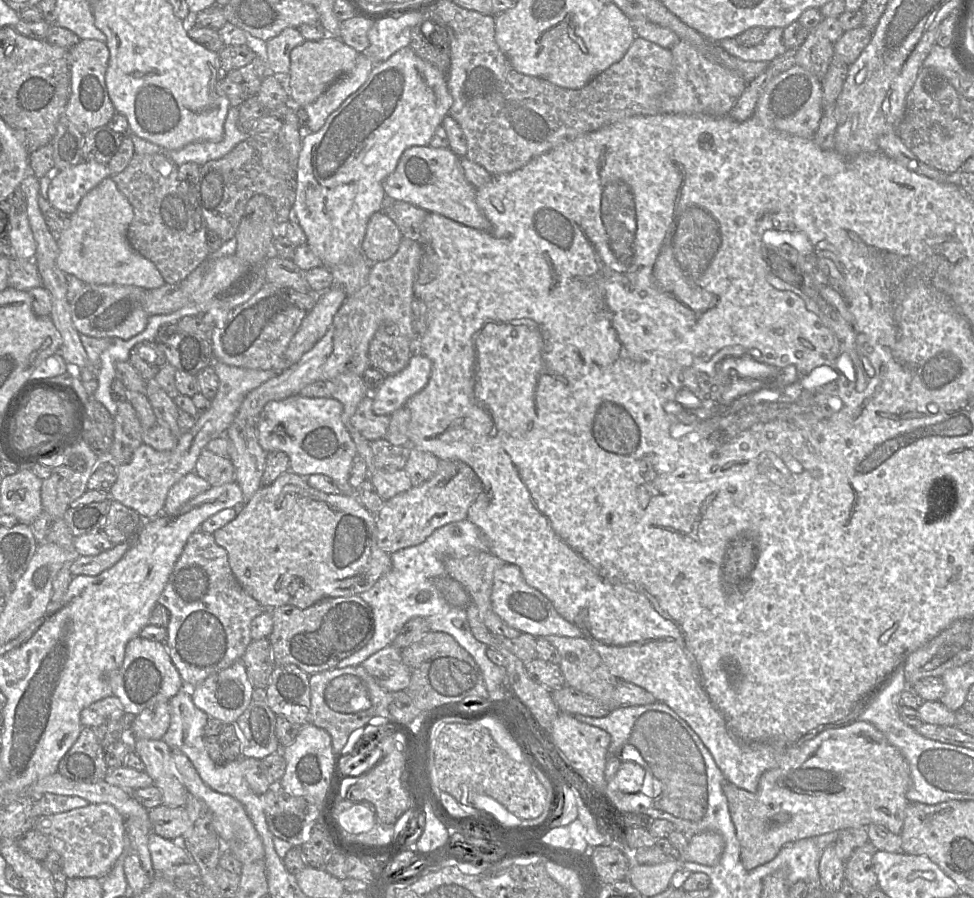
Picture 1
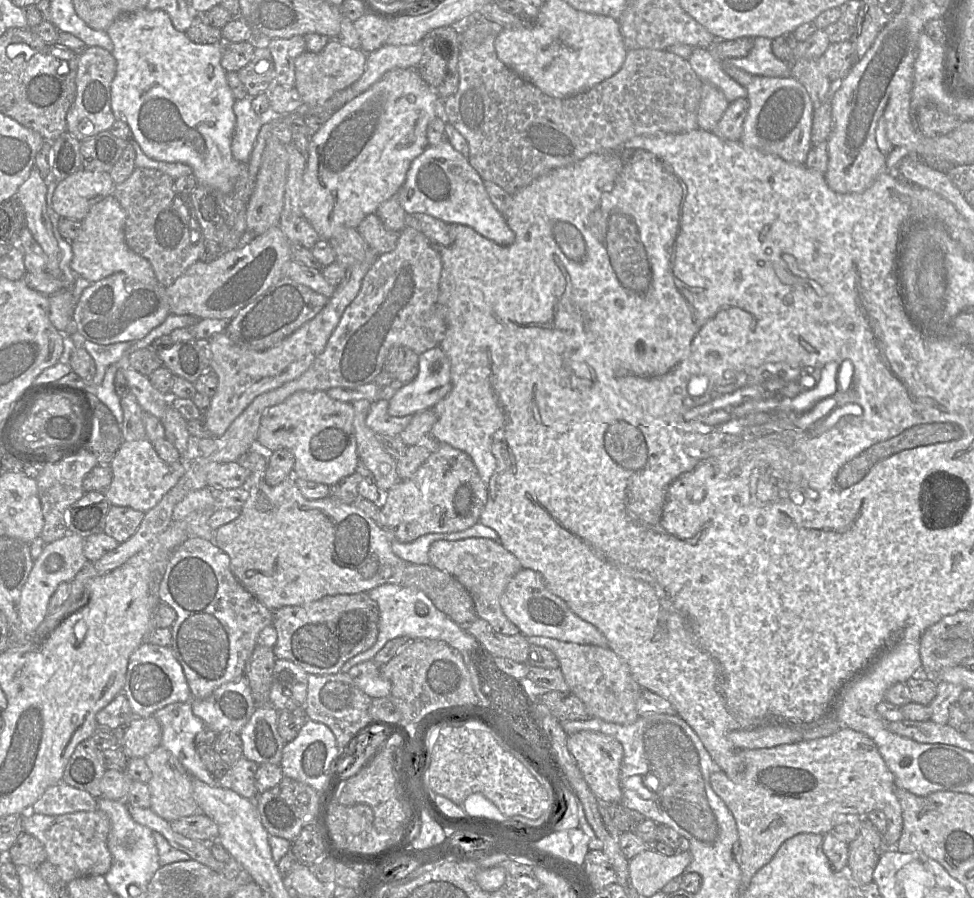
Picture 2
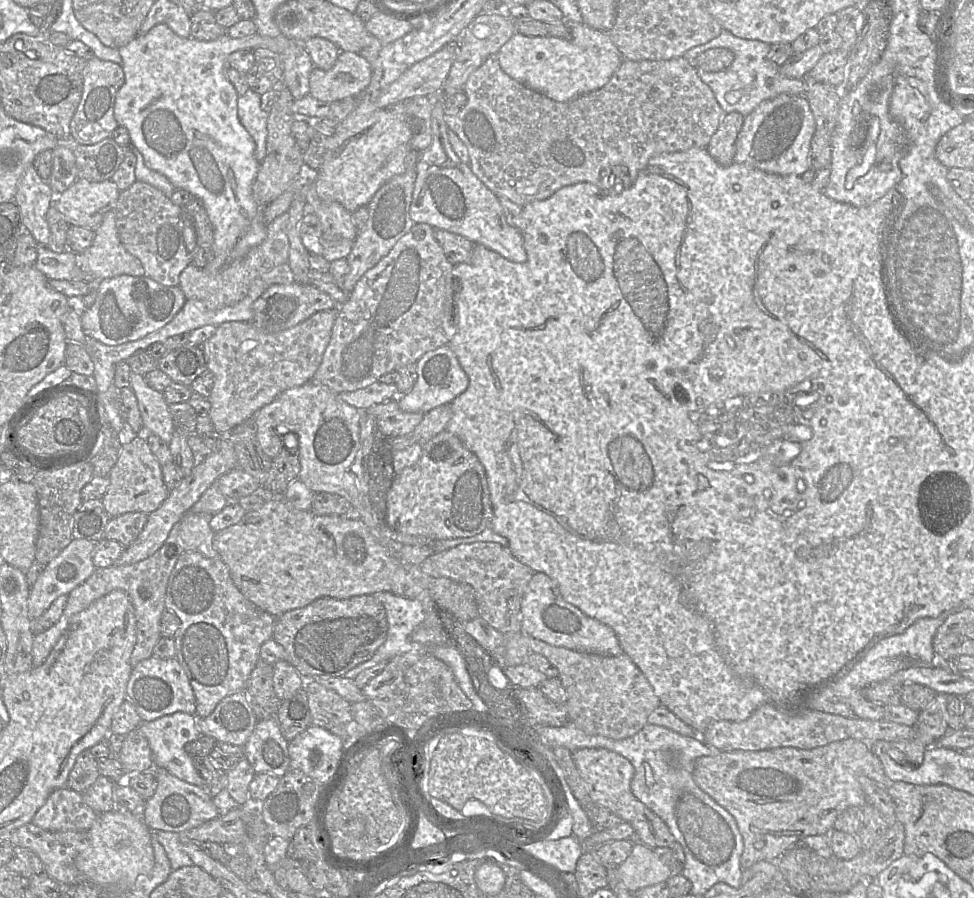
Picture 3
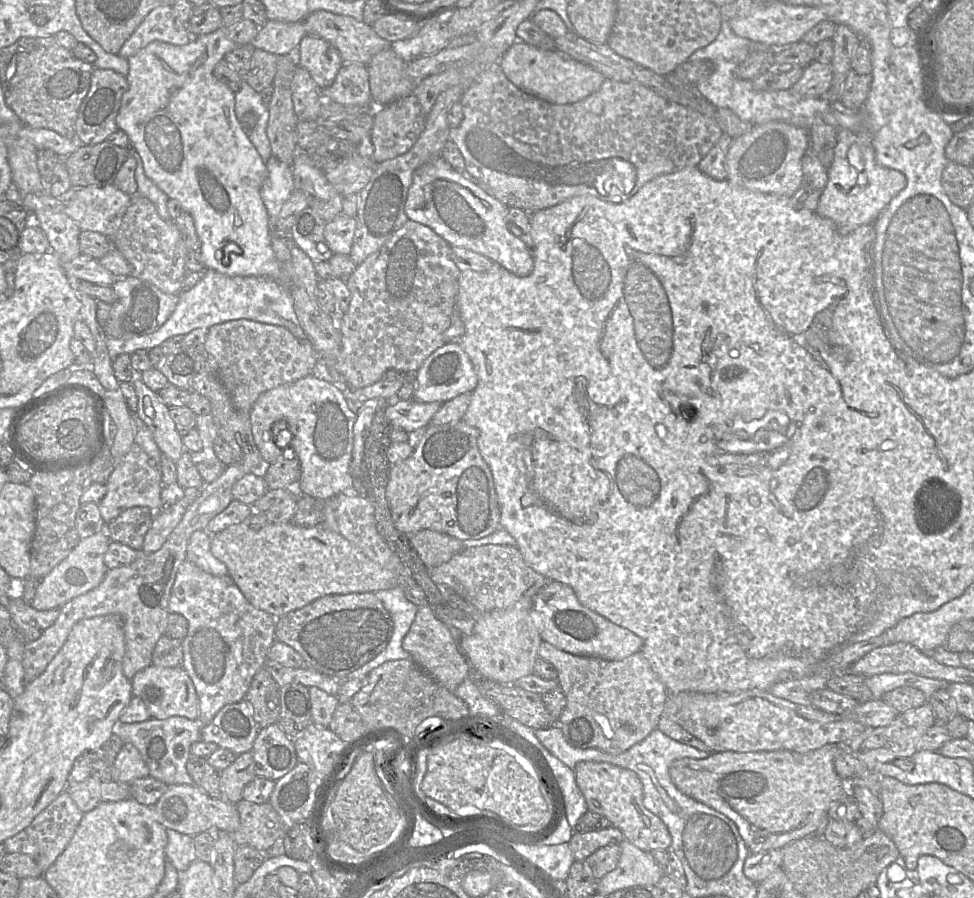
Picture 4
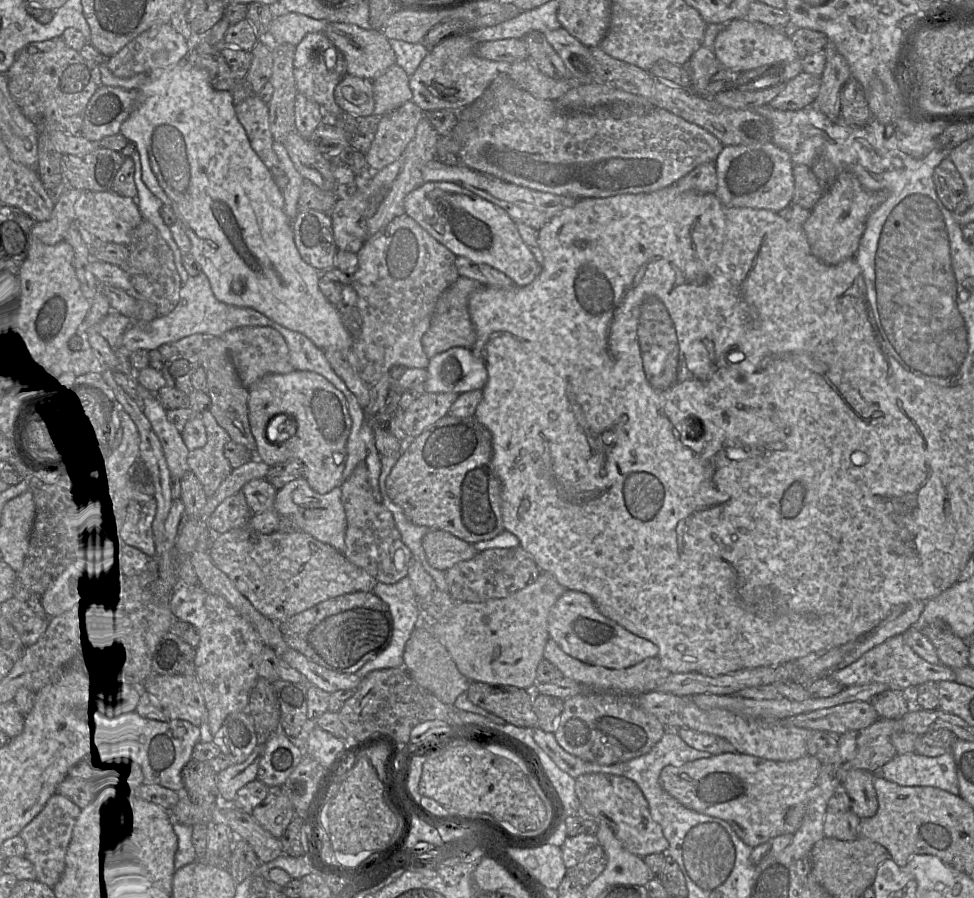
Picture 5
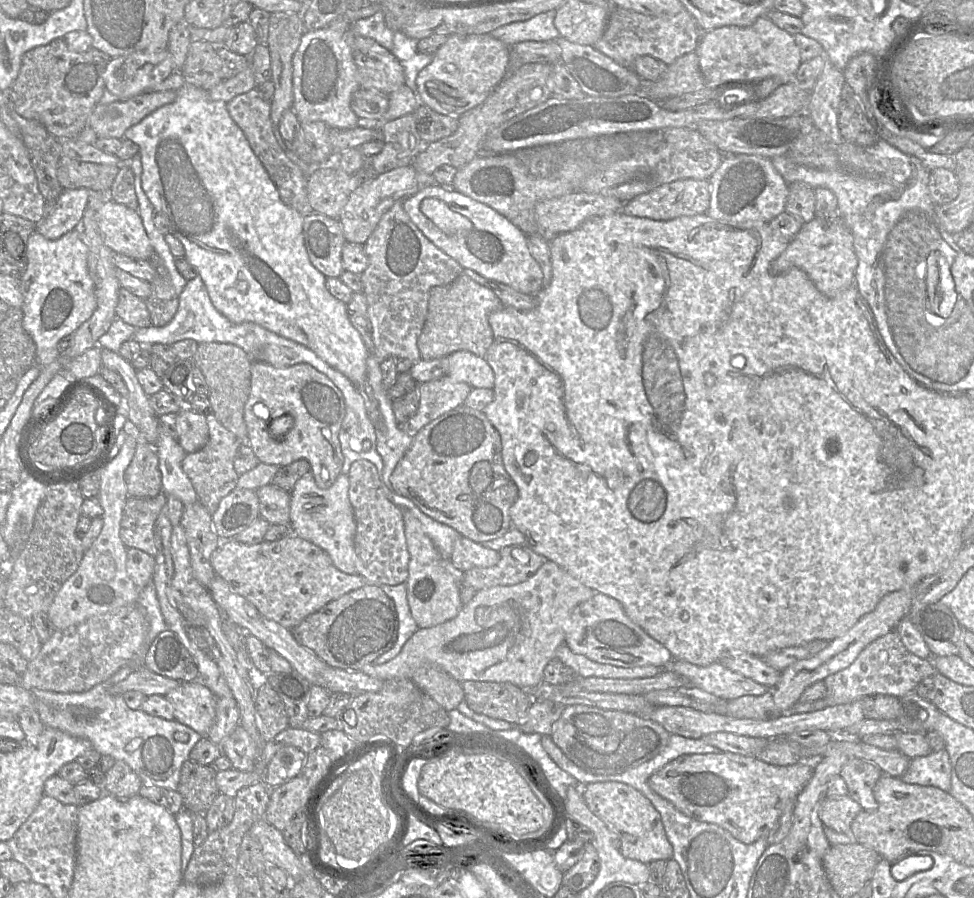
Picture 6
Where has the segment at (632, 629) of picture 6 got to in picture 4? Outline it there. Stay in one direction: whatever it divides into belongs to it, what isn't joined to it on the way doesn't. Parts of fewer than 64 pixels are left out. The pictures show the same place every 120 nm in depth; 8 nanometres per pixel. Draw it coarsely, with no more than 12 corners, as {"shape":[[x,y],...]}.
{"shape":[[548,581],[531,618],[543,641],[620,661],[642,639]]}

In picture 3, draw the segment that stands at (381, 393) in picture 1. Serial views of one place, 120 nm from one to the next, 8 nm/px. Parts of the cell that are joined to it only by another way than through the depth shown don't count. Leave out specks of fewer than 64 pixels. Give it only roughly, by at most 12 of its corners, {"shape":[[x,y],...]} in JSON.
{"shape":[[449,344],[416,363],[405,412],[450,404],[469,378]]}

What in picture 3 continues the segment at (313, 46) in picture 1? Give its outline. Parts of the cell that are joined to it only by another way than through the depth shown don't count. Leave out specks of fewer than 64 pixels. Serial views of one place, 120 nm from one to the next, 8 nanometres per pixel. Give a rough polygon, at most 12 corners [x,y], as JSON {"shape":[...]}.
{"shape":[[340,51],[330,70],[314,67],[309,95],[322,102],[362,95],[372,68]]}

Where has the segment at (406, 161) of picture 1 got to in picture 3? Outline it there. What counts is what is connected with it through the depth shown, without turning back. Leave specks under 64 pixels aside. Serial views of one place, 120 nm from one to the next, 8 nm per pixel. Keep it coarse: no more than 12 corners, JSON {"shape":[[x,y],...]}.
{"shape":[[440,93],[413,223],[525,262],[499,197],[454,152]]}

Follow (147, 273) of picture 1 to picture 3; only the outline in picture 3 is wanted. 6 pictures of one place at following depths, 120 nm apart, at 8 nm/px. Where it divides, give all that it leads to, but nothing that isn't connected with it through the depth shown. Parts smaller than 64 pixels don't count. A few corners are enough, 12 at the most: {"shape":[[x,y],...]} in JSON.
{"shape":[[104,215],[78,265],[93,279],[145,275]]}

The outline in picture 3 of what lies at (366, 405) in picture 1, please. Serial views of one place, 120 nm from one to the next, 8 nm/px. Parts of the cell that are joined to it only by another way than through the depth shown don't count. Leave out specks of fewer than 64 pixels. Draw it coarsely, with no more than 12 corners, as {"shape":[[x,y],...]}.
{"shape":[[398,397],[373,405],[387,438],[413,433],[425,414],[401,410]]}

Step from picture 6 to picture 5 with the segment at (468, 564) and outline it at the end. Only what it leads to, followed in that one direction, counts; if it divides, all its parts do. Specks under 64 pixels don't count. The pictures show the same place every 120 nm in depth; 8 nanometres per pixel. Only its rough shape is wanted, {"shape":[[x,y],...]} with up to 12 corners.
{"shape":[[430,529],[422,545],[430,566],[446,571],[477,551],[446,530]]}

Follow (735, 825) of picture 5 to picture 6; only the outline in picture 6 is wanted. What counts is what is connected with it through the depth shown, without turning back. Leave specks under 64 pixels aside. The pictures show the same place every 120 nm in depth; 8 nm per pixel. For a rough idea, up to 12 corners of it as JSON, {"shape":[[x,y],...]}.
{"shape":[[683,755],[649,787],[744,844],[768,835],[814,764]]}

